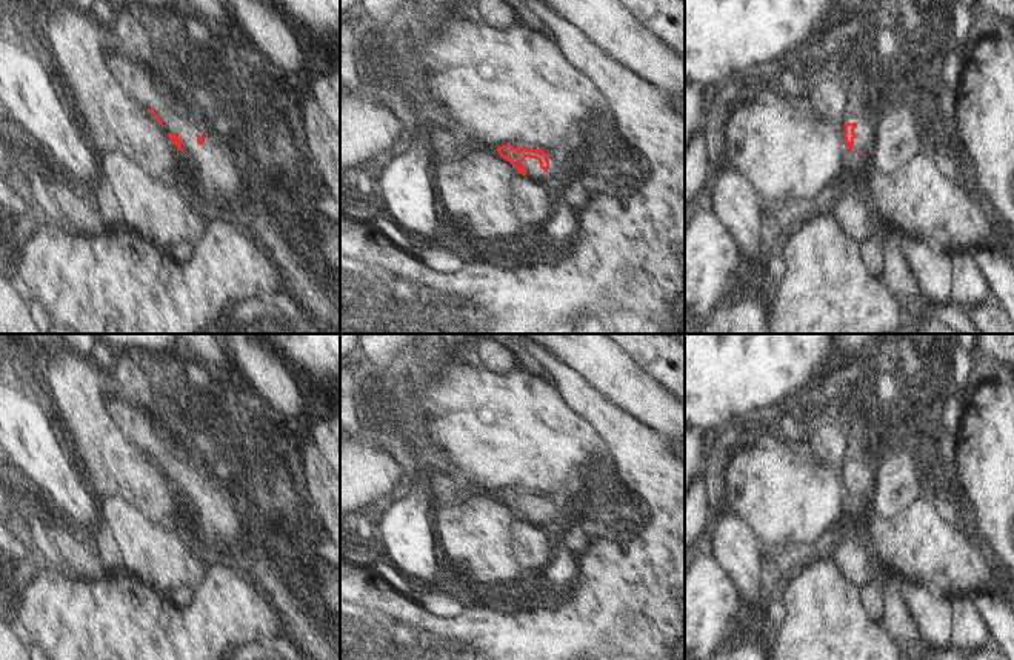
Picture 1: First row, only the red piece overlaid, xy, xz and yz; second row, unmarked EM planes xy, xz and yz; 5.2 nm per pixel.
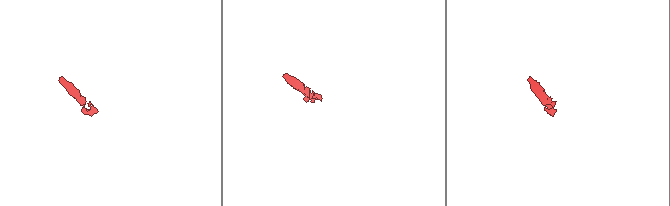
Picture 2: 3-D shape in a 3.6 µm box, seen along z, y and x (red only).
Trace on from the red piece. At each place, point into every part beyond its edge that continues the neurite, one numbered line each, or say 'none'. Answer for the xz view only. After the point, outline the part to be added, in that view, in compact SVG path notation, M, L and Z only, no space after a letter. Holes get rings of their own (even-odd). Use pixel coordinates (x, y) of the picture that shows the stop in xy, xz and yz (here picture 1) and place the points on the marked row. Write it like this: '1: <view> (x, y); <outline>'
none

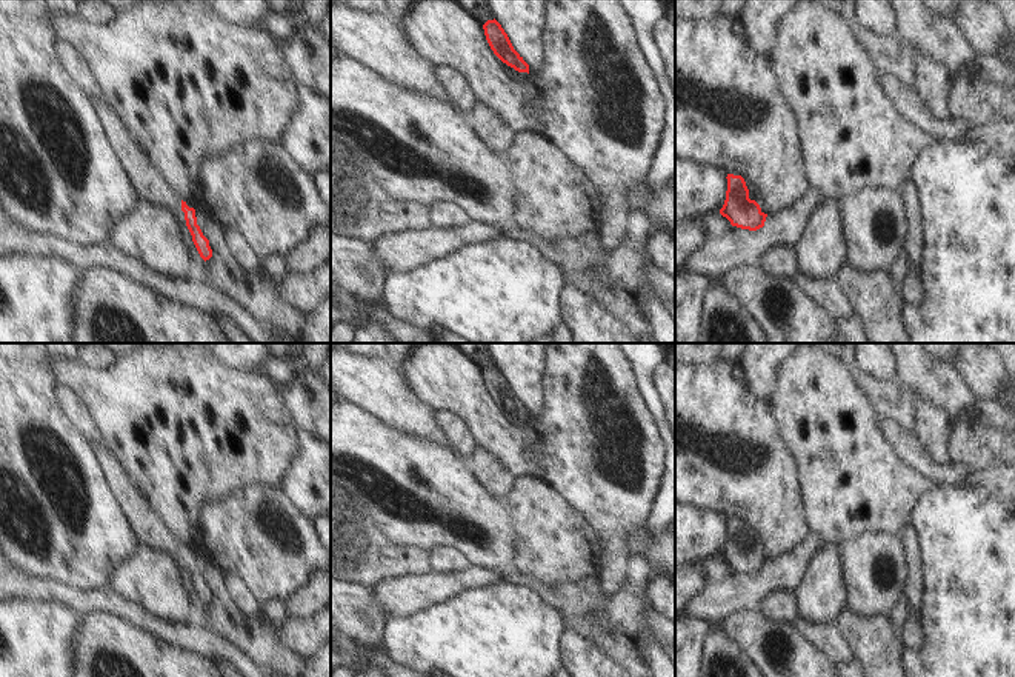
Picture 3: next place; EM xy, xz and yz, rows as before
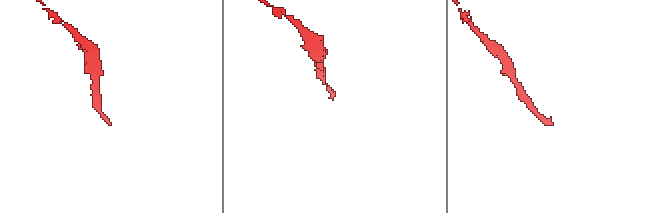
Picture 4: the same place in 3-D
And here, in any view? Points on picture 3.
none

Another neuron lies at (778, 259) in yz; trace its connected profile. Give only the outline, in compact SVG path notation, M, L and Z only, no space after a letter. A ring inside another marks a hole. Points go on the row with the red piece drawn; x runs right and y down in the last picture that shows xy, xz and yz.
M774 243L763 251L760 266L774 275L798 275L798 265L795 260L795 249L790 243Z

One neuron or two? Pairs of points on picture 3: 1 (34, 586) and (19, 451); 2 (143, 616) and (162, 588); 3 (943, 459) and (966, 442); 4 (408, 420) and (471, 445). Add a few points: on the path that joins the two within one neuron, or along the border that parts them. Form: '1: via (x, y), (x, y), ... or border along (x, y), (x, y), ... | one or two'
1: border along (16, 565), (31, 574), (66, 585) | two
2: border along (116, 590), (151, 613), (180, 623) | two
3: border along (952, 420), (949, 431), (951, 462) | two
4: border along (435, 411), (451, 446) | two

